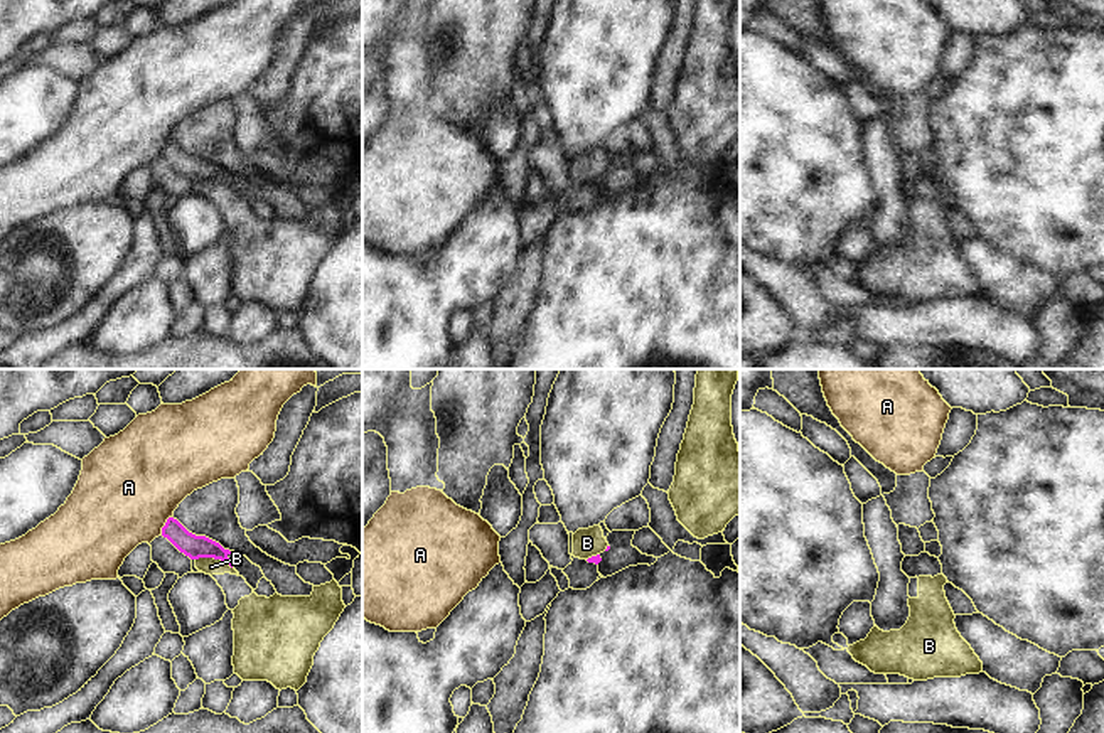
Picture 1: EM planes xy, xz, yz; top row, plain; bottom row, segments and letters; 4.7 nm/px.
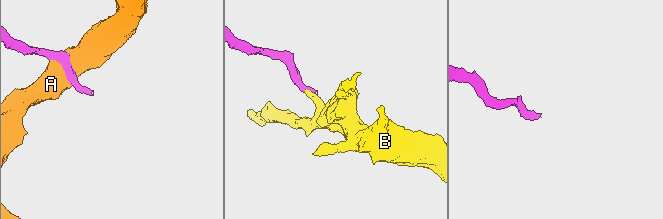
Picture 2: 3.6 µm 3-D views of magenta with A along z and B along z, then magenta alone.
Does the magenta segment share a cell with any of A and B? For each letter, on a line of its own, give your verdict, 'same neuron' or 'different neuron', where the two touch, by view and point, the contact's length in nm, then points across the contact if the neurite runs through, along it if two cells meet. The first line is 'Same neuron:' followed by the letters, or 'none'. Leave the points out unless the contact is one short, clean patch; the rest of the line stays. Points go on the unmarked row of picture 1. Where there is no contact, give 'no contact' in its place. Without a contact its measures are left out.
Same neuron: none
A: different neuron; meets magenta in xy at (164, 149); contact 110 nm long
B: different neuron; meets magenta in xy at (214, 181); contact 180 nm long; border along xy (196, 181), (219, 181), (231, 191)

